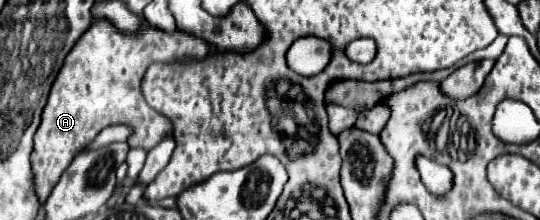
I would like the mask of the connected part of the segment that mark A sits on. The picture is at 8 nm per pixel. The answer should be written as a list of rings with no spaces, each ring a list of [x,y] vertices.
[[[105,19],[93,21],[91,27],[79,37],[77,45],[67,55],[59,71],[49,101],[43,109],[41,125],[33,137],[31,167],[35,173],[35,187],[41,203],[57,185],[61,173],[69,167],[73,157],[95,139],[107,125],[131,125],[133,133],[127,139],[131,147],[151,149],[171,131],[171,121],[151,109],[141,95],[141,79],[151,63],[185,63],[201,61],[209,55],[209,45],[203,39],[179,33],[167,33],[143,25],[137,33],[129,35]]]

